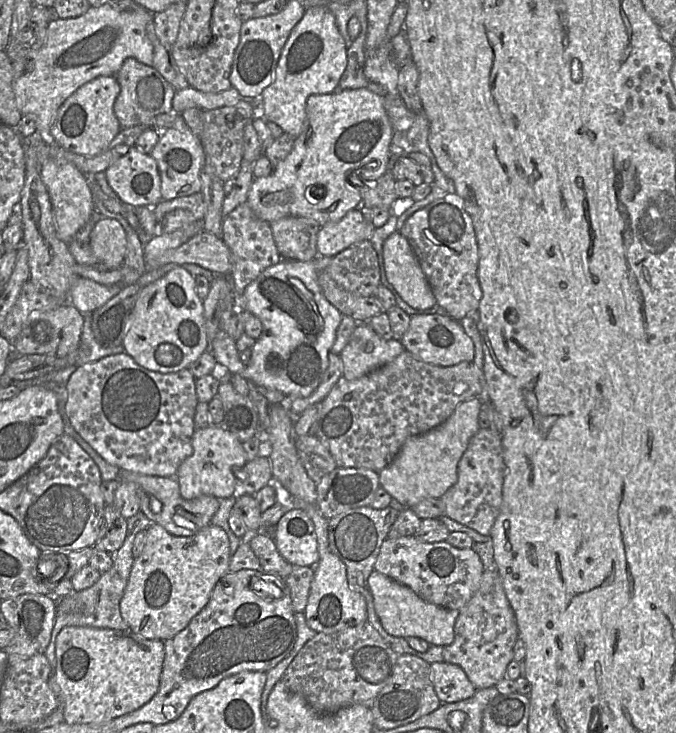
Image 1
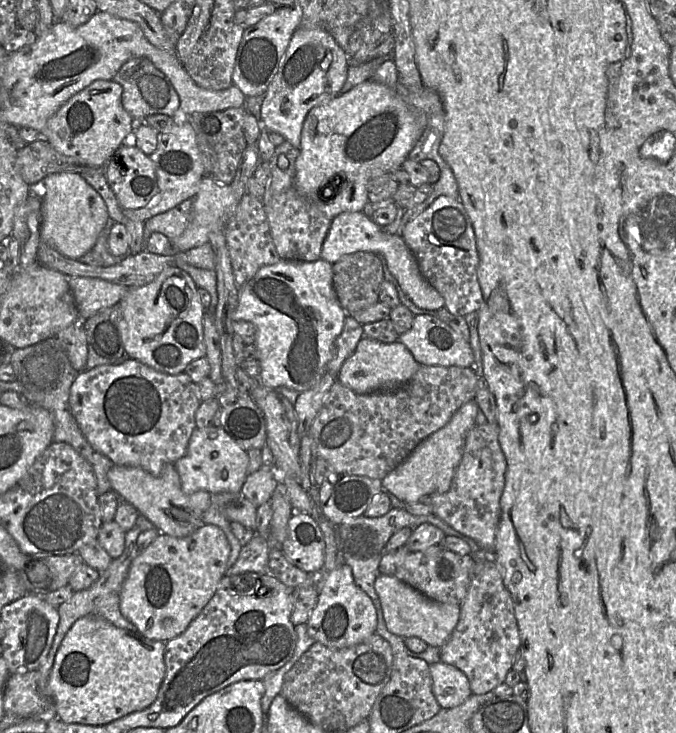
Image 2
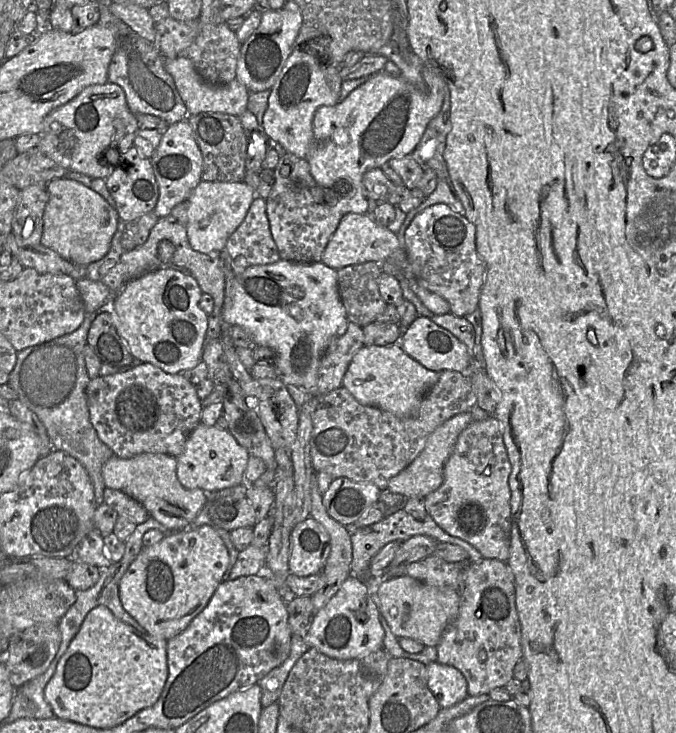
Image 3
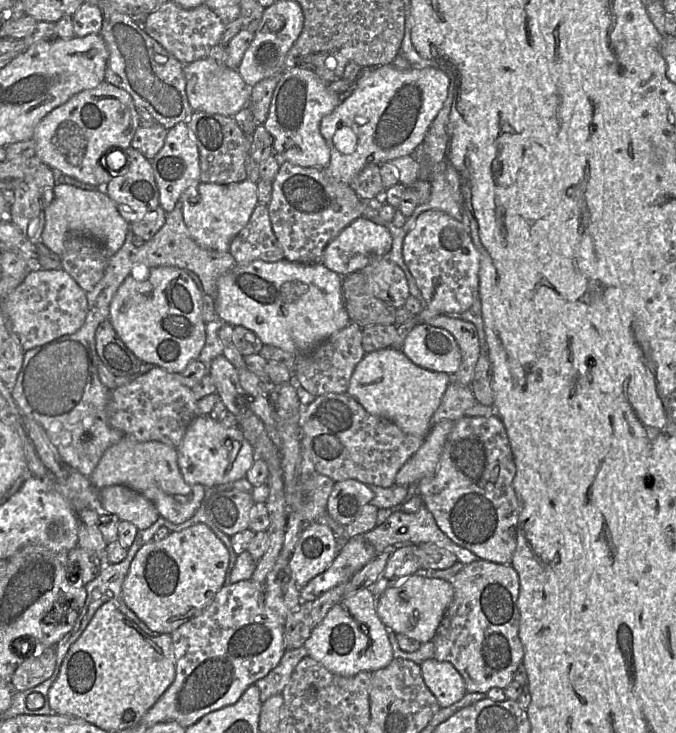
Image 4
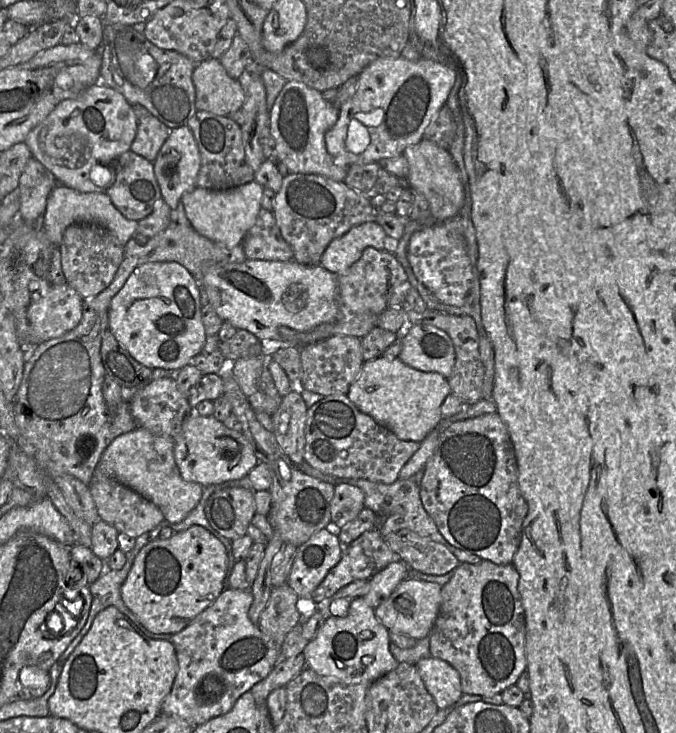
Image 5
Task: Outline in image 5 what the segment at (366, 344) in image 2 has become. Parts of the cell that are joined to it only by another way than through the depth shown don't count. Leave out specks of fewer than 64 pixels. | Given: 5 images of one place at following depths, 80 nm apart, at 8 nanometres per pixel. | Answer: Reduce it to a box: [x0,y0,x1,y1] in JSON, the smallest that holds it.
[347,355,450,443]

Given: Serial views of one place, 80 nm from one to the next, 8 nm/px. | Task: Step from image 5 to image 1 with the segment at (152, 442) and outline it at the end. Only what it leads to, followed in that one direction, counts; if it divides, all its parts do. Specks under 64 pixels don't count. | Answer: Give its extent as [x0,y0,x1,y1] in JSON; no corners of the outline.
[118,472,219,536]

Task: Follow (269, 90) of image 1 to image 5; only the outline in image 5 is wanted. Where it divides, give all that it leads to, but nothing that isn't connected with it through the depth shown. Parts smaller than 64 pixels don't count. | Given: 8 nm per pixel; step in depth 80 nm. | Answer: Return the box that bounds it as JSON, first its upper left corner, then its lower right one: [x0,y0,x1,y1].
[268,81,349,181]

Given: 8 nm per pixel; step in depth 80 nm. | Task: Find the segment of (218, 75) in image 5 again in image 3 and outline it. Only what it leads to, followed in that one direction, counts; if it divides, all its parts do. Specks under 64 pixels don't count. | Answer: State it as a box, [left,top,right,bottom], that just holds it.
[165,56,249,117]

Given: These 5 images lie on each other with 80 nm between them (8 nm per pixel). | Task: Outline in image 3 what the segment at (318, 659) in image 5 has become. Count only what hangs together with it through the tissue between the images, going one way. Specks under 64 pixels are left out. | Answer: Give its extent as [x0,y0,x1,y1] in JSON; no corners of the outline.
[304,574,384,659]

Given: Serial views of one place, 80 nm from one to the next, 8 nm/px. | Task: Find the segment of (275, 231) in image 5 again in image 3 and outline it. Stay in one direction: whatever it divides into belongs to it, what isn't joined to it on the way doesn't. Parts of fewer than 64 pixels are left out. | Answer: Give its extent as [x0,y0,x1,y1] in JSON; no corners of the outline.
[226,196,281,275]

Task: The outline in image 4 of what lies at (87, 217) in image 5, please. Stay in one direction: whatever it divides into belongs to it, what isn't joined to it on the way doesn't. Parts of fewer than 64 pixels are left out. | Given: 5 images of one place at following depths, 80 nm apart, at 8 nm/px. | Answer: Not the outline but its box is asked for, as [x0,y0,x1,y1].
[41,183,130,257]

